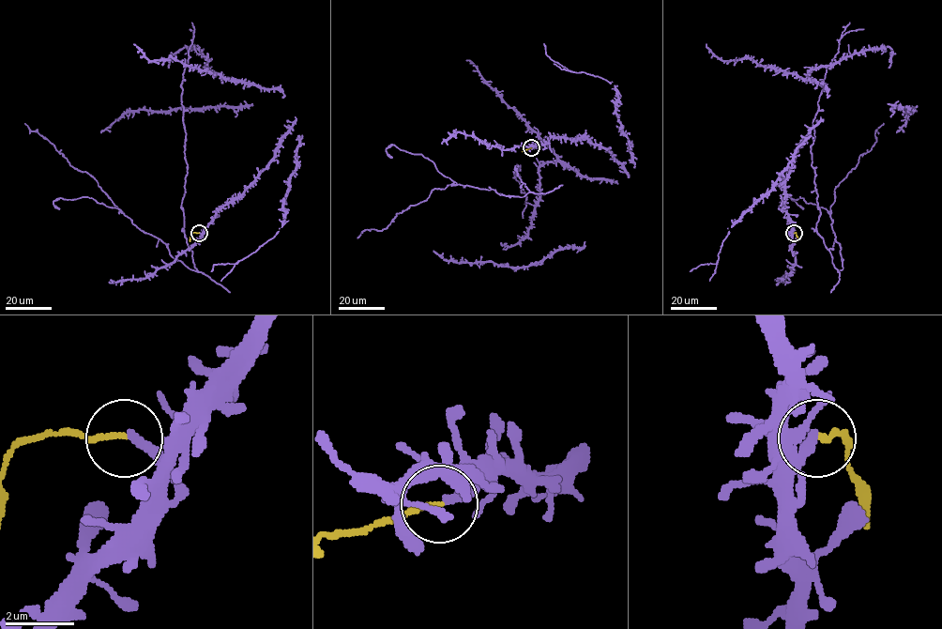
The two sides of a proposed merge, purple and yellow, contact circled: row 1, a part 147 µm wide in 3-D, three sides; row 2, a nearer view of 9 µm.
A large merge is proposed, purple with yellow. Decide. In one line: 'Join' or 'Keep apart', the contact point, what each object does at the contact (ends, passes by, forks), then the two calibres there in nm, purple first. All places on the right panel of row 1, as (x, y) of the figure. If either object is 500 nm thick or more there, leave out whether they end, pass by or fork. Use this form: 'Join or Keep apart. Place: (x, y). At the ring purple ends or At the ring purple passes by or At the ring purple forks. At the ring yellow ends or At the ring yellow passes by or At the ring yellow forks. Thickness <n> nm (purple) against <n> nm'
Keep apart. Place: (794, 233). At the ring purple ends. At the ring yellow ends. Thickness 280 nm (purple) against 150 nm

